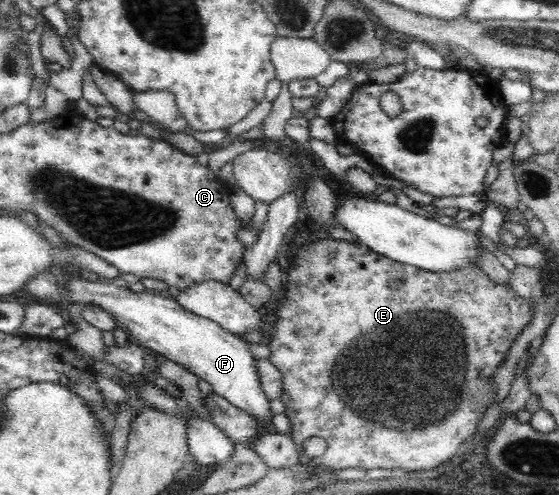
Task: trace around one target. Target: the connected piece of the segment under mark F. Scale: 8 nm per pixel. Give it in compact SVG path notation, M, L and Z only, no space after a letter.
M42 272L26 282L20 290L46 304L67 304L71 300L82 306L92 303L102 307L136 344L156 350L166 356L167 360L187 368L199 379L206 380L218 396L255 418L263 431L272 430L275 414L270 399L260 385L255 356L241 335L232 334L216 322L184 310L176 298L166 298L147 291L133 292L129 287L120 288L105 279L88 281L82 277L67 278L67 285L69 292L60 289L50 272Z

